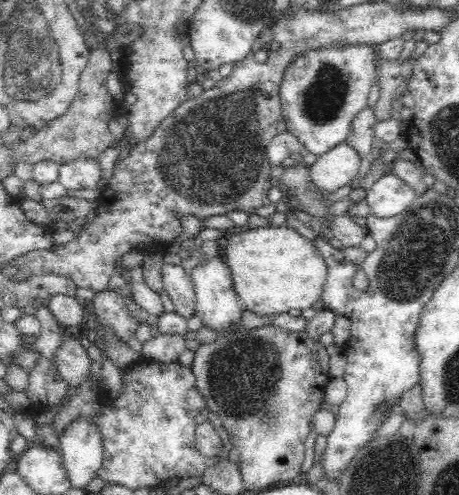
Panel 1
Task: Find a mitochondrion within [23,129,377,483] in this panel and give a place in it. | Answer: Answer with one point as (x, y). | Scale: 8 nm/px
(240, 377)

